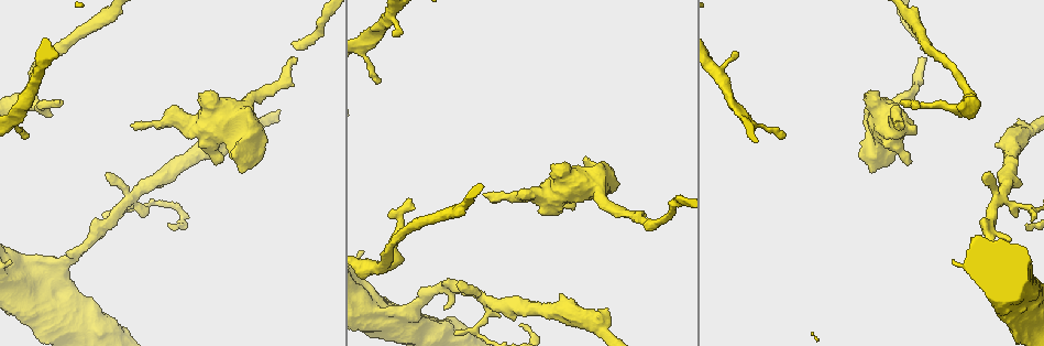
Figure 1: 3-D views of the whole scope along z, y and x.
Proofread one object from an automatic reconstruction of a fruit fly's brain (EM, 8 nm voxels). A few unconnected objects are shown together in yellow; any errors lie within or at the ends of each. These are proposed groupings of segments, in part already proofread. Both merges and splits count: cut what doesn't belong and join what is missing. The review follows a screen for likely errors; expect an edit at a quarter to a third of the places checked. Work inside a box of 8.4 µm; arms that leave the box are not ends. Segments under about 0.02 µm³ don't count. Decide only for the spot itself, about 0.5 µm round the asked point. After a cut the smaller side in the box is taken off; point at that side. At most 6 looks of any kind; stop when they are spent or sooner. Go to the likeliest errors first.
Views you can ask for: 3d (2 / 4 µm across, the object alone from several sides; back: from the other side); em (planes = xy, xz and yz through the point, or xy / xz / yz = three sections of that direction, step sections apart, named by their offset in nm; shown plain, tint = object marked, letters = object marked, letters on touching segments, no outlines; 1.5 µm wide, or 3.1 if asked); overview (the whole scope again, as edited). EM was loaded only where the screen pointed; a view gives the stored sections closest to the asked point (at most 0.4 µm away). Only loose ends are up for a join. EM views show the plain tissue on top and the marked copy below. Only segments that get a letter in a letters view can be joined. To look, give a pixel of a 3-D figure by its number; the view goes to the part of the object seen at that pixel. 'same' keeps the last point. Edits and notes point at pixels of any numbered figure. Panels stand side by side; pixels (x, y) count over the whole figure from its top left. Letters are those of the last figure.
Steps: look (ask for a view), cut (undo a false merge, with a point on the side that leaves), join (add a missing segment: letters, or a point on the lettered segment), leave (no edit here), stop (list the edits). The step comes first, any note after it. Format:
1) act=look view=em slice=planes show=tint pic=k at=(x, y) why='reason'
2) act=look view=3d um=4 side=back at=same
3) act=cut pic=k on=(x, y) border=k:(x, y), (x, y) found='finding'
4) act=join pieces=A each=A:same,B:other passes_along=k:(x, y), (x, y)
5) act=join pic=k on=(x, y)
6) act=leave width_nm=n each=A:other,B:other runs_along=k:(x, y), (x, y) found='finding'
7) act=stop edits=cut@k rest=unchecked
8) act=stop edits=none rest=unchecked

act=look view=em slice=yz step=8 show=letters pic=1 at=(57, 101) why='an open end'

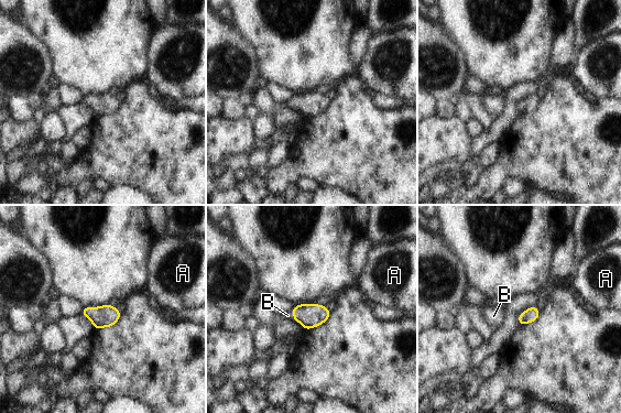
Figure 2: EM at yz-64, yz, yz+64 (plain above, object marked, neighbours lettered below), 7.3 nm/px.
act=look view=em slice=planes show=letters at=same

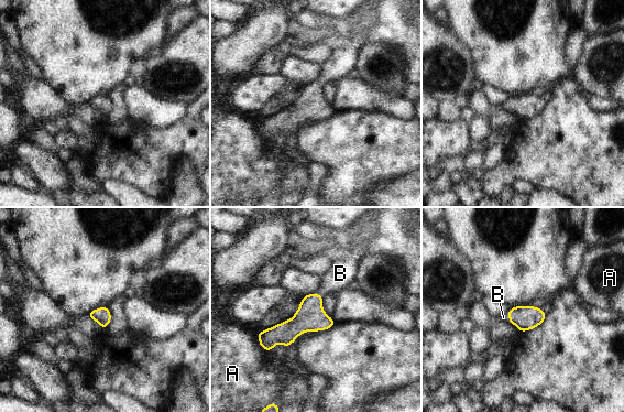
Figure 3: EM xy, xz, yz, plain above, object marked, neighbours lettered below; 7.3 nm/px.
act=join pieces=B width_nm=120 each=A:other,B:same found='it goes on there'

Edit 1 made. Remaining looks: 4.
act=look view=em slice=yz step=8 show=letters pic=1 at=(736, 52) why='branch stops here'

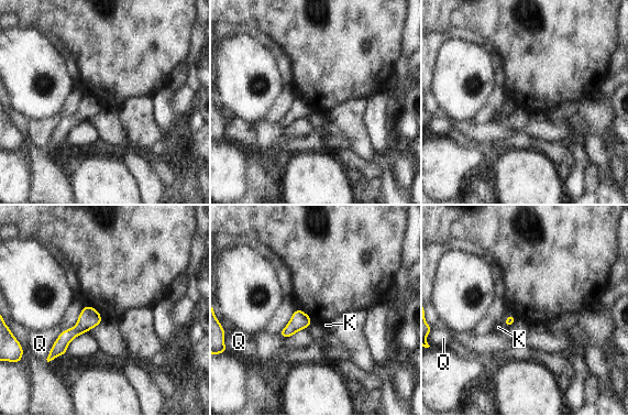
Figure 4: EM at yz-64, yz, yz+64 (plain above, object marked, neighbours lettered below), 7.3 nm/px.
act=leave each=K:other,Q:other runs_along=4:(92, 310), (91, 315), (52, 356) found='no lettered segment goes on from it'

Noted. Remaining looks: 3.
act=look view=3d um=4 pic=1 at=(443, 310) why='free end'

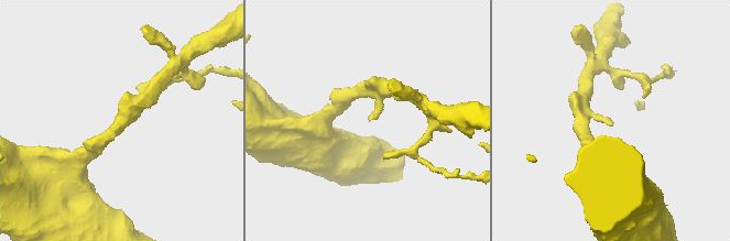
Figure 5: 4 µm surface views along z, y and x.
act=look view=em slice=planes show=letters pic=5 at=(610, 121) why='now the EM'

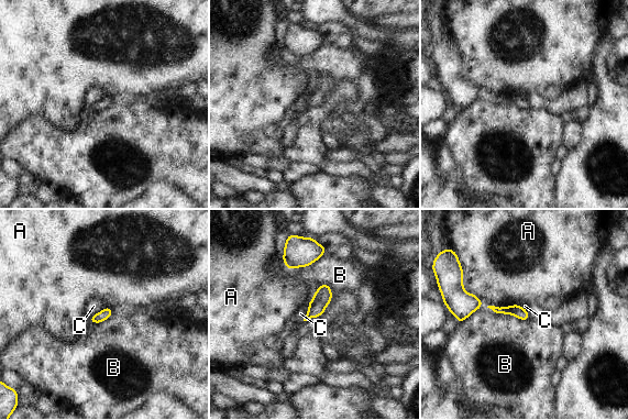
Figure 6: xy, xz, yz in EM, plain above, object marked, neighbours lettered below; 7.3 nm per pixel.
act=leave each=A:other,B:other,C:other border=6:(308, 305), (308, 311), (304, 321) found='no lettered segment goes on from it'

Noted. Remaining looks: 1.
act=stop edits=join@3 rest=unchecked

